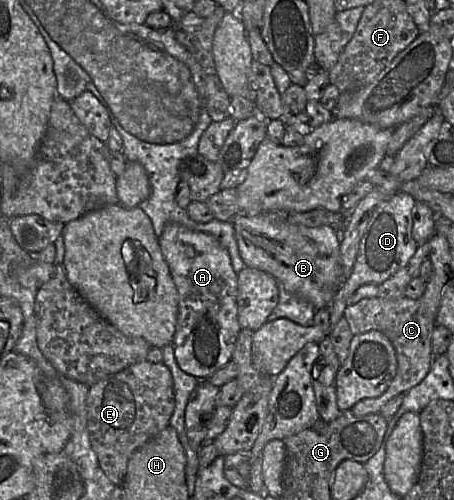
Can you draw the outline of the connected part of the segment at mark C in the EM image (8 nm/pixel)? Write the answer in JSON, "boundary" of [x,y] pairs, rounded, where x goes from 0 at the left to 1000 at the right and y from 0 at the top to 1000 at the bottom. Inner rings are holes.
{"boundary":[[[830,592],[802,596],[782,608],[764,610],[756,634],[762,636],[780,670],[833,660],[852,672],[870,698],[874,740],[852,778],[830,794],[795,798],[773,816],[786,832],[835,826],[861,796],[899,784],[943,748],[958,716],[949,698],[949,682],[960,638],[943,628],[936,606],[927,598],[905,598],[896,592],[877,598],[844,598]]]}

